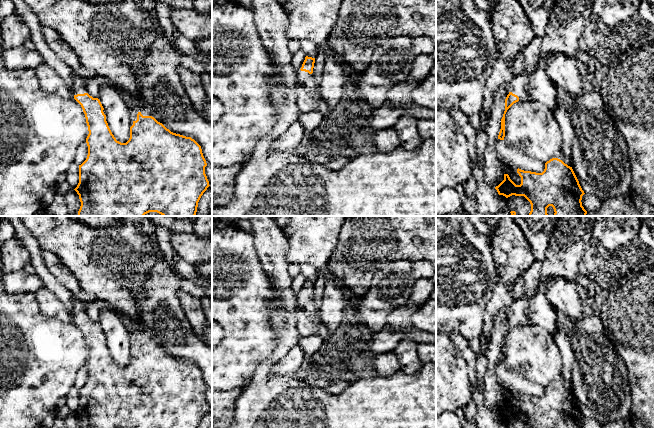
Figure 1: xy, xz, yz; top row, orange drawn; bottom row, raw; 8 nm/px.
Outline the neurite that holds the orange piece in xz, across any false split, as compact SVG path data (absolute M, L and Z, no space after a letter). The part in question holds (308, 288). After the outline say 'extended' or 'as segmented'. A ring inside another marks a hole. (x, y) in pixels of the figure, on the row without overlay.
M308 280L305 281L301 293L298 294L298 300L302 304L305 303L309 298L313 297L314 287L315 287L315 282Z; extended

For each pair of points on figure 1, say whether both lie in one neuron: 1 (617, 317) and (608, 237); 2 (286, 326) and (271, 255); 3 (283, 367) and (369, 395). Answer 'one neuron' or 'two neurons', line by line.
1: two neurons
2: one neuron
3: two neurons

